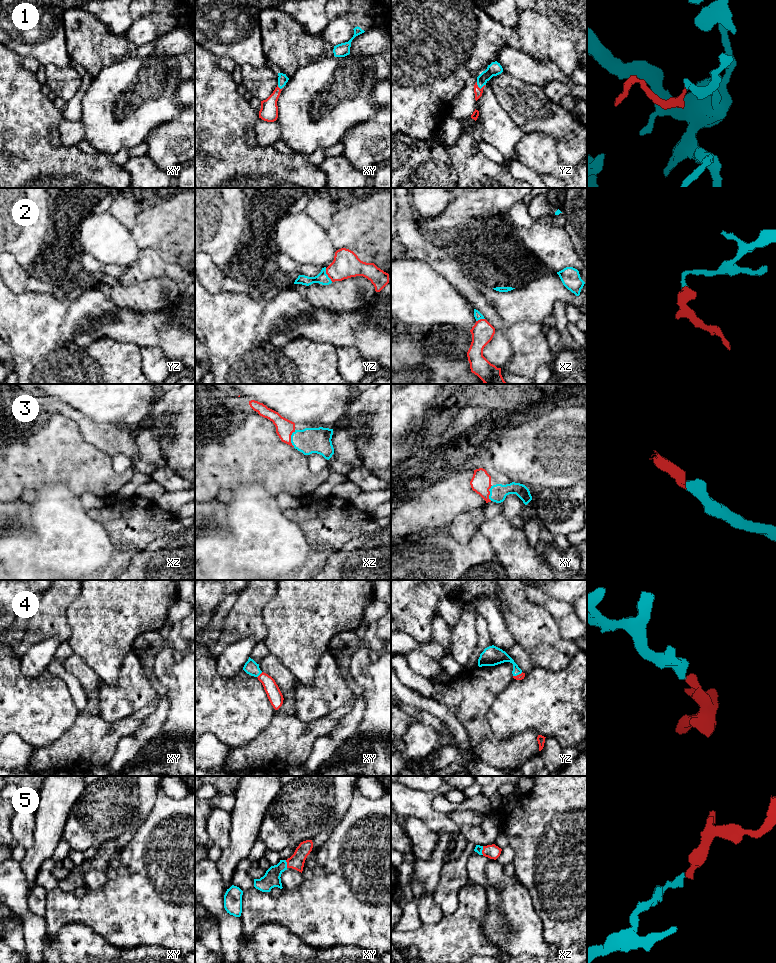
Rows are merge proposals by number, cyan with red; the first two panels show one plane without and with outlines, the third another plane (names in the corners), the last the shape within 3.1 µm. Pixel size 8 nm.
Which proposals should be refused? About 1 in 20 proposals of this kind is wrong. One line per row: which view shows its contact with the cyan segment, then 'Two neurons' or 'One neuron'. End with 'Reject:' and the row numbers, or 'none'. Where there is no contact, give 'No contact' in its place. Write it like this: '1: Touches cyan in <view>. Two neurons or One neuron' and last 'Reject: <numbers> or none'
1: Touches cyan in yz. One neuron
2: Touches cyan in yz. One neuron
3: Touches cyan in xz. One neuron
4: Touches cyan in xy. One neuron
5: Touches cyan in xz. One neuron
Reject: none

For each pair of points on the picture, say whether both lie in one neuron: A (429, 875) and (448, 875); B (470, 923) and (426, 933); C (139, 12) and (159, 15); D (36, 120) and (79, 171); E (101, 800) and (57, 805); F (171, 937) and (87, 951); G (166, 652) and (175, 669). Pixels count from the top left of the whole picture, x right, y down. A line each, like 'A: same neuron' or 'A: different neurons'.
A: different neurons
B: same neuron
C: same neuron
D: same neuron
E: different neurons
F: different neurons
G: different neurons

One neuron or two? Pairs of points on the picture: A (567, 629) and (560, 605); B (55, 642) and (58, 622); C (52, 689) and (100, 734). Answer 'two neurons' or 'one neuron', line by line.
A: one neuron
B: two neurons
C: two neurons

